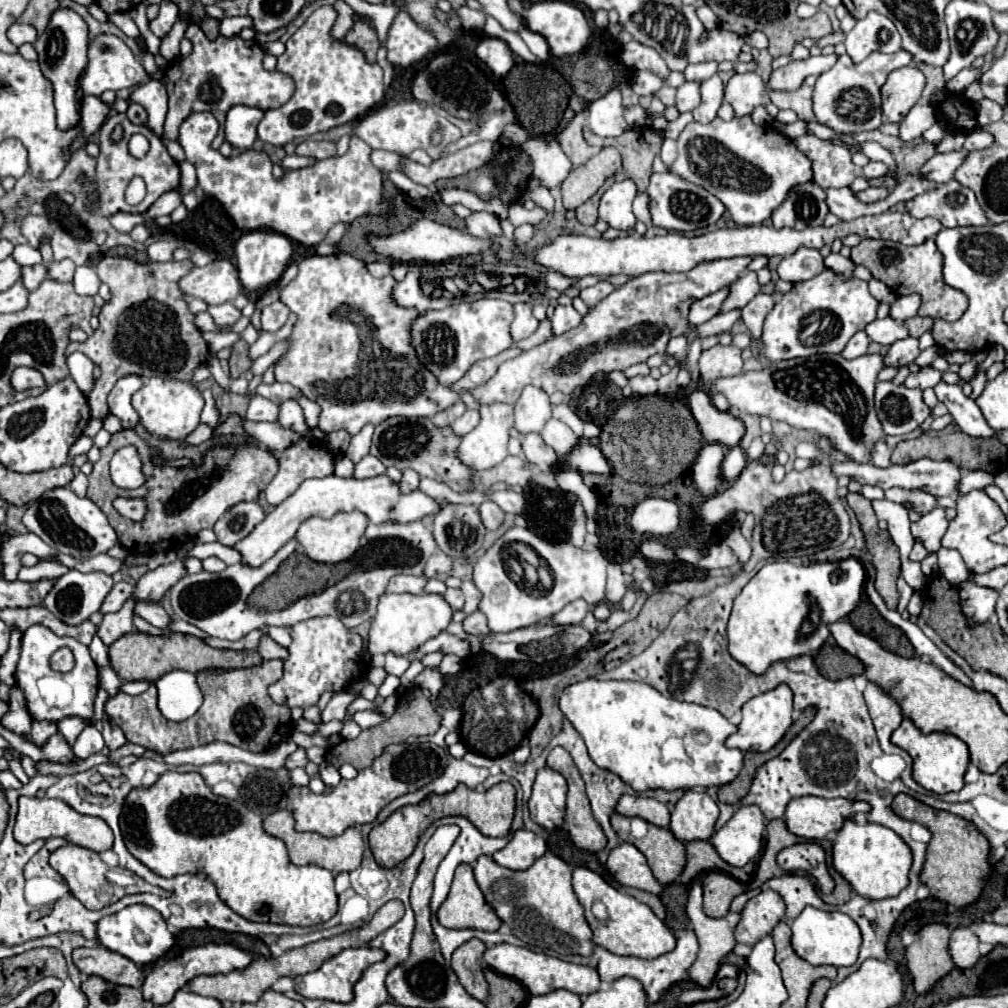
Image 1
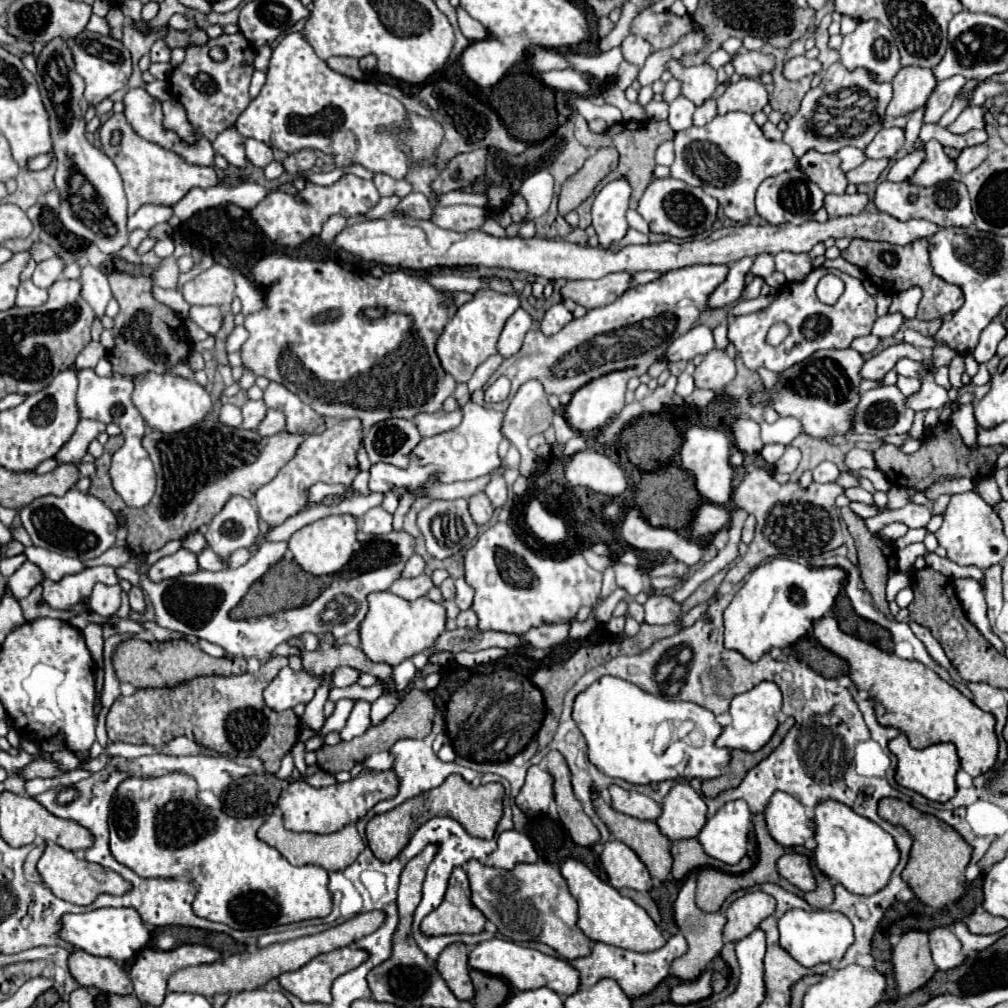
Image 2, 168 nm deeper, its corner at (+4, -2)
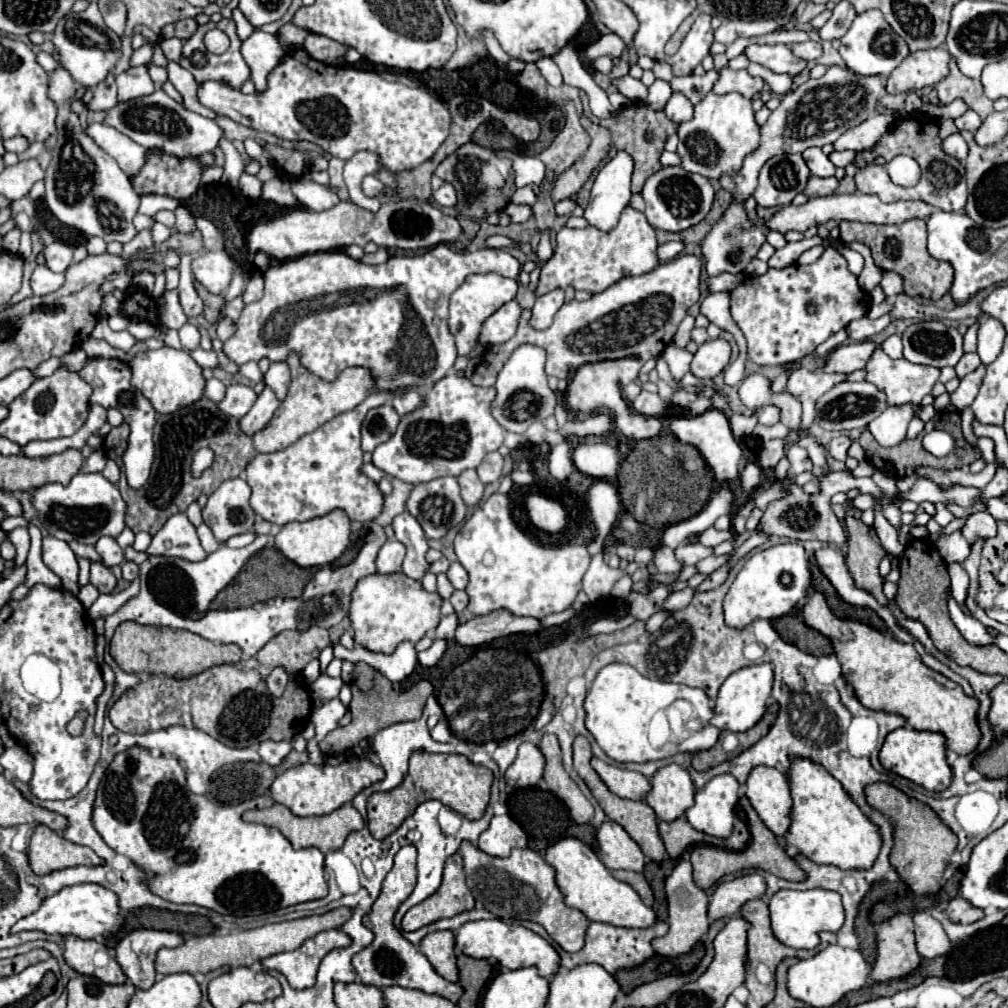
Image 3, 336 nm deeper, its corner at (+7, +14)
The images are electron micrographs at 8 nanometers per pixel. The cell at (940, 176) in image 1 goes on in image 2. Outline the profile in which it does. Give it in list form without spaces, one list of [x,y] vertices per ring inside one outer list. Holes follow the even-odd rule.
[[[985,144],[965,148],[955,158],[955,168],[957,168],[957,172],[969,172],[969,170],[977,168],[985,160],[985,156],[987,156],[987,146]]]

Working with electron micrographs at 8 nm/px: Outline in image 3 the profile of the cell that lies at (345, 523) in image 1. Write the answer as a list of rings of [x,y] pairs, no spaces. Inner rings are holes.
[[[330,512],[328,516],[320,516],[316,520],[306,520],[306,522],[288,522],[274,536],[274,546],[288,560],[292,560],[302,568],[332,564],[346,550],[348,542],[350,542],[350,520],[344,512]]]

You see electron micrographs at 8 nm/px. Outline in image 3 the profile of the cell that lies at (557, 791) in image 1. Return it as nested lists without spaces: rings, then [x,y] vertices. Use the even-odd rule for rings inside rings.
[[[522,742],[516,760],[504,774],[504,780],[514,788],[528,788],[536,786],[542,780],[542,772],[544,772],[542,752],[532,742]]]

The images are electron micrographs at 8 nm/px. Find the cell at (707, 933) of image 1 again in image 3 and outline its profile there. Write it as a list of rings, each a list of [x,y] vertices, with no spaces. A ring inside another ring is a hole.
[[[682,856],[682,860],[676,864],[672,874],[666,878],[666,900],[668,900],[668,934],[654,938],[652,948],[660,956],[680,956],[694,948],[694,944],[708,932],[708,894],[698,888],[692,880],[692,864],[688,856]]]

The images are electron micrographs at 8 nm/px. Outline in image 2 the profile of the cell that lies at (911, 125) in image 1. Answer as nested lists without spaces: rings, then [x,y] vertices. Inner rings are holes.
[[[887,128],[879,130],[873,142],[865,148],[869,158],[893,158],[905,144],[905,128]]]

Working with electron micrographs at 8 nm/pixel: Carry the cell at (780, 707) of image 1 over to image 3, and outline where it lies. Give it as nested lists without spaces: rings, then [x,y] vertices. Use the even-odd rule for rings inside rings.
[[[768,662],[766,664],[752,664],[752,666],[732,672],[718,690],[714,716],[712,716],[710,724],[714,724],[720,730],[728,730],[728,732],[750,730],[766,712],[766,700],[772,690],[772,680],[774,680],[772,664],[768,664]]]

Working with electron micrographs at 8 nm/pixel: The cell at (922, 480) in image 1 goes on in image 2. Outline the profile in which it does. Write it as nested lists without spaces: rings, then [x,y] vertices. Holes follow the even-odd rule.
[[[821,462],[813,470],[813,480],[815,482],[835,482],[839,476],[841,476],[841,472],[833,462]]]

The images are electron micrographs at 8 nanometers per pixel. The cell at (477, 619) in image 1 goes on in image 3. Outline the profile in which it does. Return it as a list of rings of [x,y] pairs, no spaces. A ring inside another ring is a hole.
[[[454,590],[454,594],[450,596],[450,602],[452,602],[454,610],[458,614],[462,614],[466,610],[466,606],[468,606],[468,594],[464,590]]]

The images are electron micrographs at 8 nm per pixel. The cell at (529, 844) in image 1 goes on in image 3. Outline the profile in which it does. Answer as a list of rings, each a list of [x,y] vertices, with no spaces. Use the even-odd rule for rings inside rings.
[[[494,816],[488,830],[480,834],[478,848],[490,856],[506,858],[512,848],[526,848],[526,834],[510,816]]]

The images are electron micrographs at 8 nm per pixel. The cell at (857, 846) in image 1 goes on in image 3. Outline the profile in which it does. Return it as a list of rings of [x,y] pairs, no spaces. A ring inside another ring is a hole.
[[[794,756],[790,760],[790,768],[788,768],[788,784],[790,784],[790,794],[792,794],[792,810],[790,810],[790,828],[786,832],[786,842],[788,846],[794,846],[798,850],[798,854],[810,858],[816,864],[832,864],[838,868],[870,868],[880,852],[880,844],[882,838],[878,834],[878,826],[872,824],[862,812],[860,808],[852,802],[852,798],[844,792],[842,784],[830,774],[826,772],[826,768],[810,758],[802,758],[802,756]]]

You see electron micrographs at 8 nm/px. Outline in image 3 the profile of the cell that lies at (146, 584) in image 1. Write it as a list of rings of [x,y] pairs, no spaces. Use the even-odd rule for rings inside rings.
[[[184,512],[168,518],[168,522],[152,538],[148,554],[176,556],[188,562],[200,562],[206,558],[206,552],[196,536],[196,528],[190,524]]]

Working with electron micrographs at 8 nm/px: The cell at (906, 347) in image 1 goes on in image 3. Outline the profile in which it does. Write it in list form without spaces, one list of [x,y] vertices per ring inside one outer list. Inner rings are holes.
[[[854,342],[850,346],[838,346],[826,358],[826,364],[822,366],[822,372],[848,374],[848,372],[860,370],[868,362],[868,356],[872,356],[872,348],[876,348],[876,346],[878,344],[874,344],[874,342]]]

